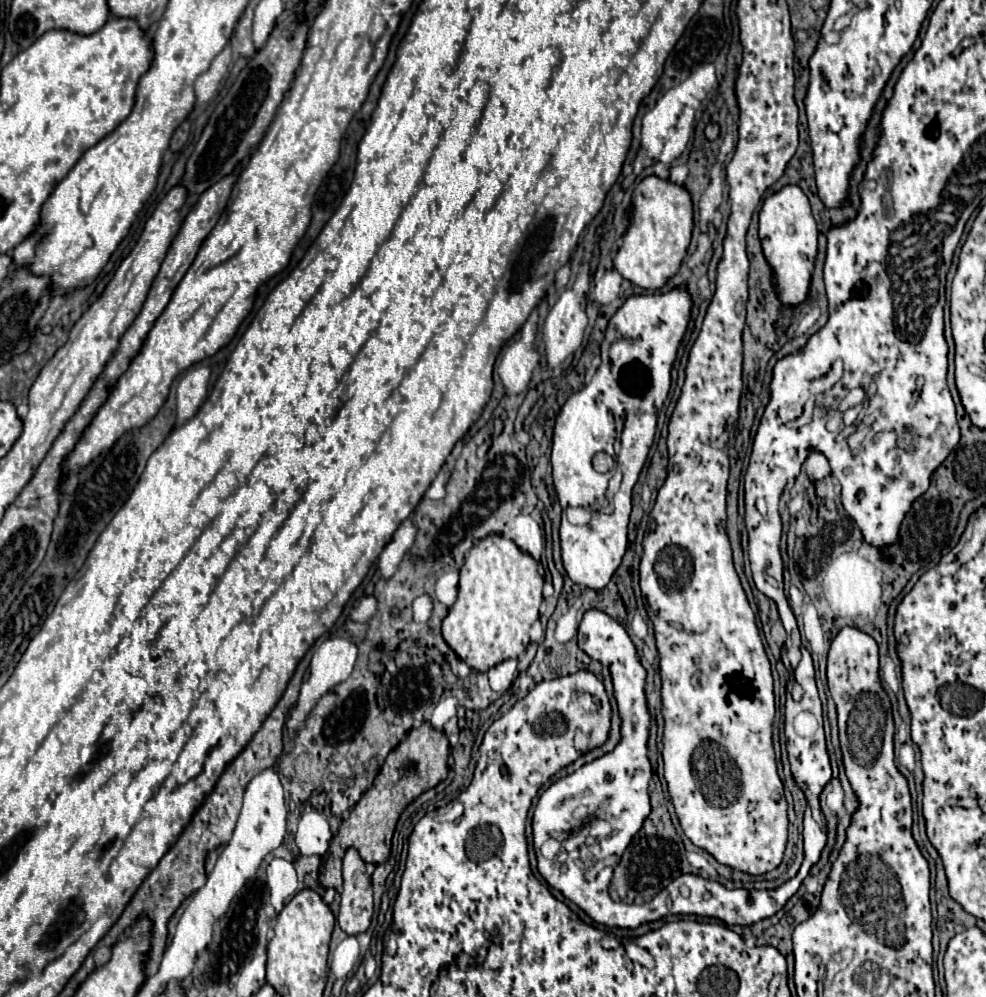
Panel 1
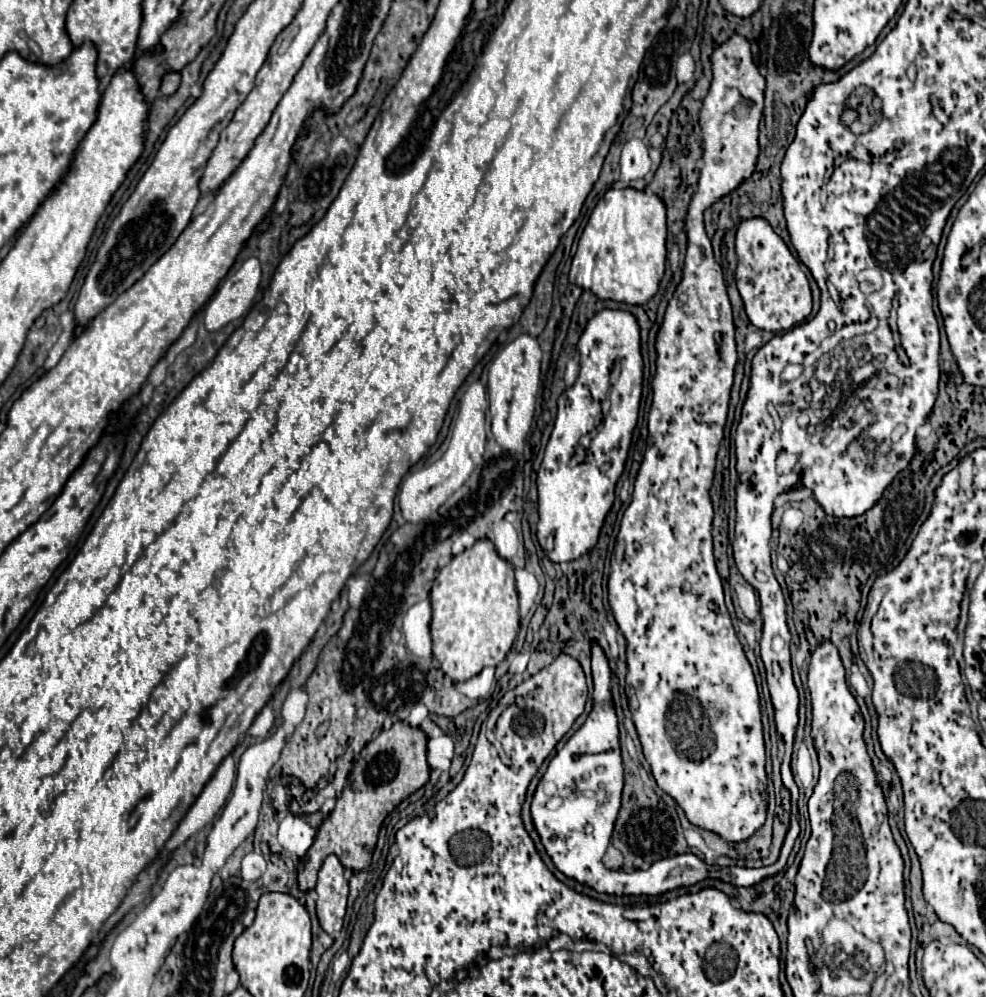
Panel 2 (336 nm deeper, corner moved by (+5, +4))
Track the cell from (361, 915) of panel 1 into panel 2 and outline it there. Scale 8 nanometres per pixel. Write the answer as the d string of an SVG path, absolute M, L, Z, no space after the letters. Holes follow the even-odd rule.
M335 854L327 856L319 870L319 878L315 886L317 892L315 908L317 908L319 924L327 934L335 934L343 928L347 896L349 896L349 884L343 872L345 870Z

